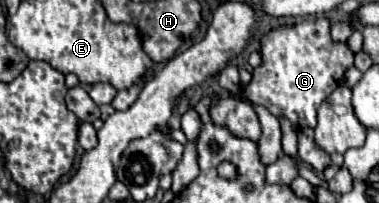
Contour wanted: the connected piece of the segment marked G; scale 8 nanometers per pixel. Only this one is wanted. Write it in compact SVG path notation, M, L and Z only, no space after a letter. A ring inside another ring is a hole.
M312 18L268 30L260 38L262 64L254 68L244 98L252 104L264 104L278 118L286 116L294 128L314 128L318 106L342 84L346 70L354 66L354 52L346 42L334 42L330 28L330 18Z

